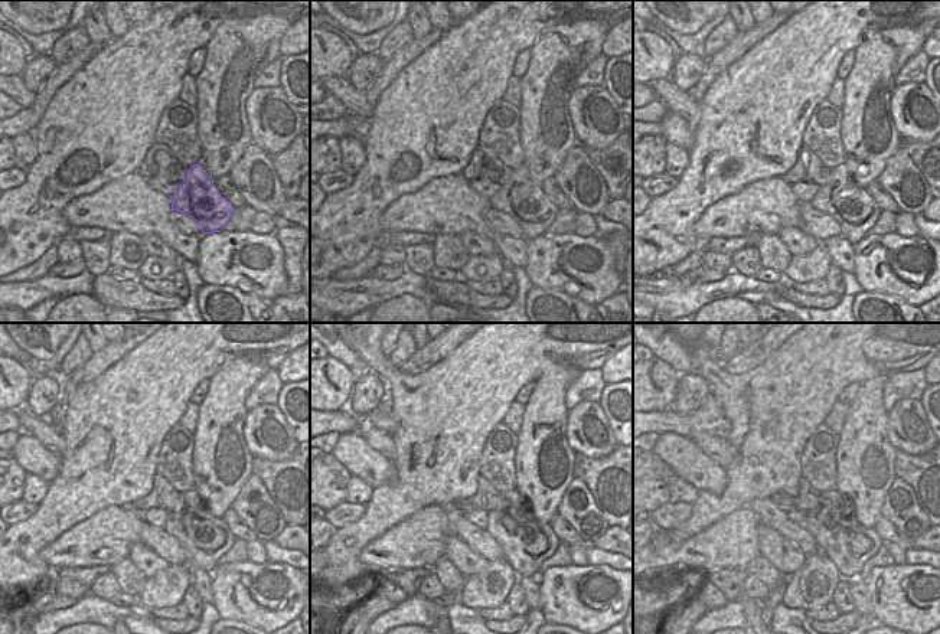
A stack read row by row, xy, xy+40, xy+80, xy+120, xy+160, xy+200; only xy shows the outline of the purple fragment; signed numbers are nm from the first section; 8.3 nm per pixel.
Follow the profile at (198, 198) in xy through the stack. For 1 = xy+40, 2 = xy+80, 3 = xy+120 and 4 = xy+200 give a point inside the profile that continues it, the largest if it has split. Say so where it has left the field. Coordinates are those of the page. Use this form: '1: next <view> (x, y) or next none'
1: next xy+40 (521, 198)
2: next xy+80 (854, 209)
3: next xy+120 (206, 539)
4: next xy+200 (848, 545)

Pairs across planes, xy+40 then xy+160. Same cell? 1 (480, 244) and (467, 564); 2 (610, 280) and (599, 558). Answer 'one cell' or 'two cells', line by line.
1: one cell
2: two cells

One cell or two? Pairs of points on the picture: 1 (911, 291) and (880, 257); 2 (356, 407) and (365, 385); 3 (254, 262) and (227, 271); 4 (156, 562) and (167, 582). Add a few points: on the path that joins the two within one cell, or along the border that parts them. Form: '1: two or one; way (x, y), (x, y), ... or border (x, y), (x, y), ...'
1: one; way (898, 281), (896, 278), (880, 278), (874, 270)
2: one; way (362, 401), (364, 391)
3: one; way (247, 267), (234, 267)
4: two; border (169, 565), (147, 578)

